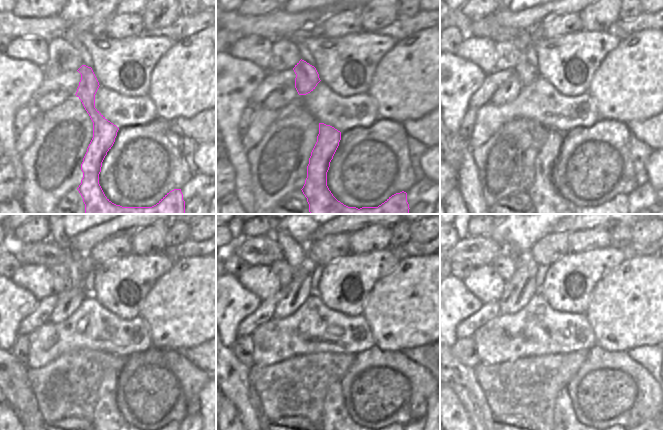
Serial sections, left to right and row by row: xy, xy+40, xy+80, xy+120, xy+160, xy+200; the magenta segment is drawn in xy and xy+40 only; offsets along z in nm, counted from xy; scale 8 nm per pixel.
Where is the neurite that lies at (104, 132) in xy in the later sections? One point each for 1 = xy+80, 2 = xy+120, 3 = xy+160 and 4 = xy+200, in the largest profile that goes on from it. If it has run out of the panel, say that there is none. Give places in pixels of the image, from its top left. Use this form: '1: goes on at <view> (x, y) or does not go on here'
1: goes on at xy+80 (542, 192)
2: goes on at xy+120 (107, 417)
3: goes on at xy+160 (335, 416)
4: goes on at xy+200 (564, 417)

